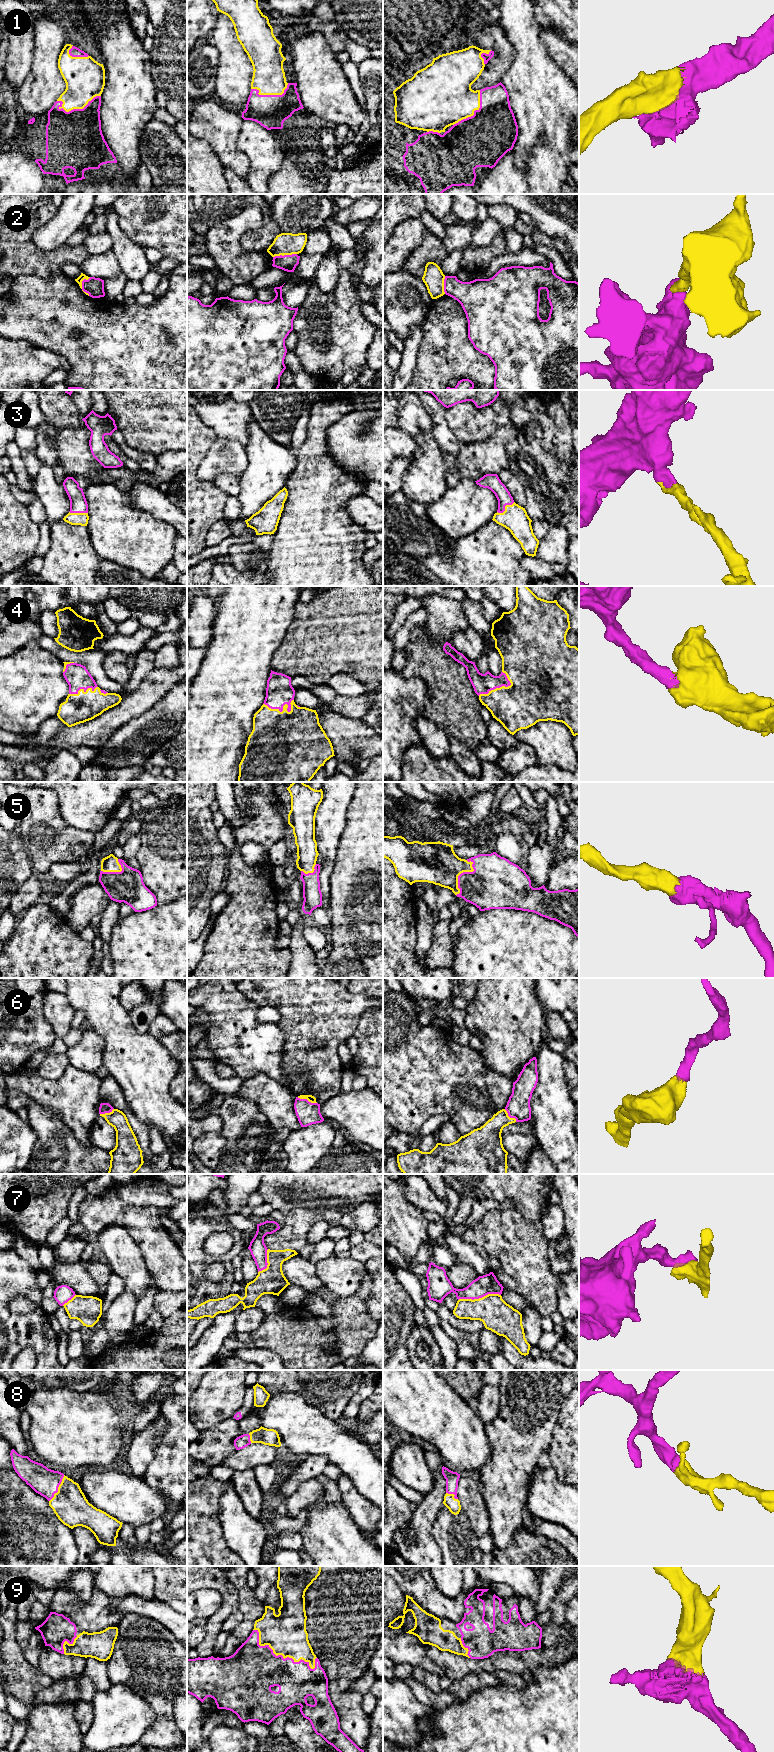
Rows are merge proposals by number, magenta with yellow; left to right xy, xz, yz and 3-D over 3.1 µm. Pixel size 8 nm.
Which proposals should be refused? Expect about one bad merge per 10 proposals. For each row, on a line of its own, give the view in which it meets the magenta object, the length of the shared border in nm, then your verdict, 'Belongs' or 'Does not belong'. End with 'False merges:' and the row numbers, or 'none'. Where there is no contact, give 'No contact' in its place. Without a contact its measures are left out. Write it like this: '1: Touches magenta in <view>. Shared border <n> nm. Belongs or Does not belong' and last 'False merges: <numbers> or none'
1: Touches magenta in xy. Shared border 360 nm. Belongs
2: Touches magenta in xy. Shared border 150 nm. Does not belong
3: Touches magenta in yz. Shared border 170 nm. Belongs
4: Touches magenta in xz. Shared border 260 nm. Belongs
5: Touches magenta in yz. Shared border 300 nm. Belongs
6: Touches magenta in xz. Shared border 170 nm. Belongs
7: Touches magenta in yz. Shared border 340 nm. Does not belong
8: Touches magenta in xy. Shared border 240 nm. Belongs
9: Touches magenta in xz. Shared border 600 nm. Belongs
False merges: 2, 7

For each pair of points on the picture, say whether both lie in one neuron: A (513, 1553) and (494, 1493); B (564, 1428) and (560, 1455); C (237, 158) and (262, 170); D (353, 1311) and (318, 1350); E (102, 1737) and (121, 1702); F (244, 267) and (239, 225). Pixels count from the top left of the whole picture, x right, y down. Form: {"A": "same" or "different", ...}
{"A": "different", "B": "same", "C": "different", "D": "same", "E": "same", "F": "same"}

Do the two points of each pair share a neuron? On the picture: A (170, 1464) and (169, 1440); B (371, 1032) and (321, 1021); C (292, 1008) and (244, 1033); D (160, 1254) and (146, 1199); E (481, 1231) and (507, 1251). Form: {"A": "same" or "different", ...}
{"A": "same", "B": "different", "C": "different", "D": "same", "E": "same"}

